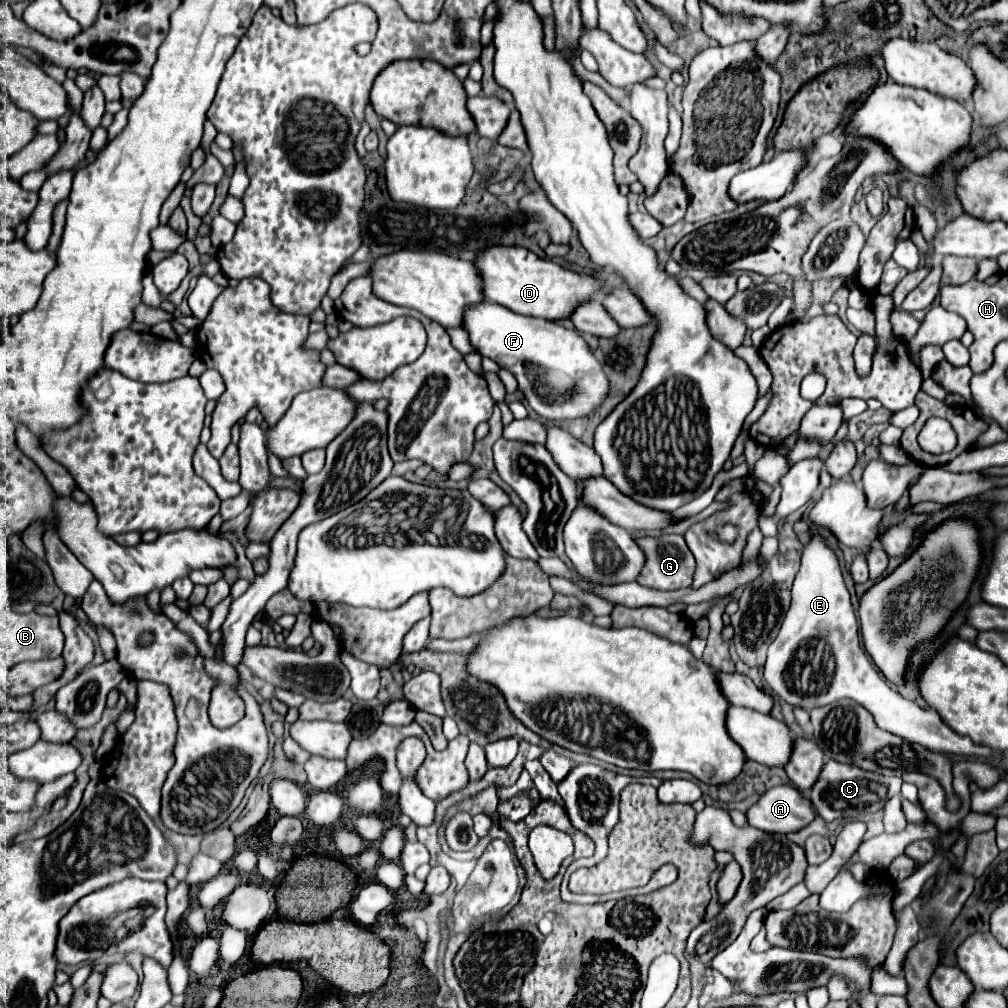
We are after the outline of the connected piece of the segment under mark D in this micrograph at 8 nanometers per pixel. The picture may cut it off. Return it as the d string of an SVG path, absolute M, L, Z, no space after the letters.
M522 246L486 248L486 252L478 252L478 256L474 256L474 266L482 276L482 284L484 284L482 292L486 300L506 306L516 314L536 316L546 320L570 318L574 308L582 300L590 300L594 292L600 288L600 282L596 278L560 268L558 264L538 258L534 252Z

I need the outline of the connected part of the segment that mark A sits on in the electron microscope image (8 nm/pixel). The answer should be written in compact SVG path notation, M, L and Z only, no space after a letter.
M774 786L766 790L756 804L746 810L750 826L764 832L788 834L804 828L814 818L810 800L794 786Z

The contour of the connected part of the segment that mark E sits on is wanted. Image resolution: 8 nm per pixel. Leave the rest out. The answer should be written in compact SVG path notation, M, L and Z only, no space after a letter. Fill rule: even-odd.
M818 534L812 536L812 540L804 546L802 566L792 586L792 606L782 622L776 640L768 648L768 658L764 664L764 680L780 700L788 702L794 708L802 708L810 712L834 700L850 698L862 704L868 712L872 712L878 728L892 732L900 738L906 738L910 742L922 744L924 748L946 752L946 754L1002 760L1002 752L994 752L992 748L978 746L978 744L972 746L970 738L954 734L954 730L950 730L934 710L924 710L918 704L904 700L896 692L896 688L890 688L886 680L880 678L874 664L870 664L868 656L860 648L858 620L852 610L850 592L844 584L838 560ZM814 638L824 640L830 646L830 656L834 660L834 676L830 676L830 680L822 684L822 688L818 688L818 676L806 676L806 680L802 680L802 676L798 676L798 680L790 680L790 676L786 676L786 668L790 668L790 660L794 660L794 652L798 652L798 648L802 648L806 640L814 640Z

